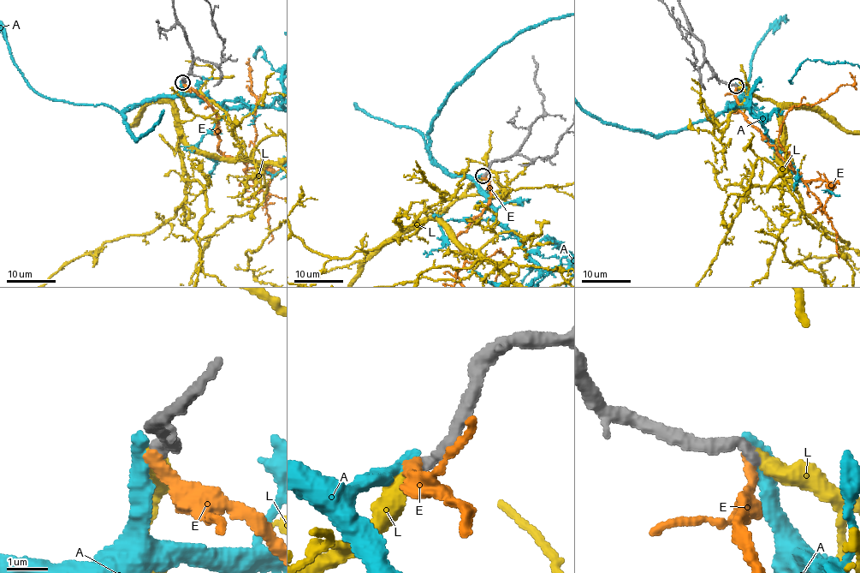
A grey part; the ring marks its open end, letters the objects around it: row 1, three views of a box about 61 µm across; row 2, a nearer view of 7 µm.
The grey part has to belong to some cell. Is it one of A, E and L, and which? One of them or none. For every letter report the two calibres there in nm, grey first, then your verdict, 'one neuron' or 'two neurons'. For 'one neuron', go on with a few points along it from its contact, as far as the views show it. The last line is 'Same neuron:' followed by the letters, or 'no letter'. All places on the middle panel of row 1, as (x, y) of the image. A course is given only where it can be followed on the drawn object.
A: calibres 320 and 360 nm; two neurons
E: calibres 320 and 280 nm; two neurons
L: calibres 320 and 360 nm; one neuron
Same neuron: L

